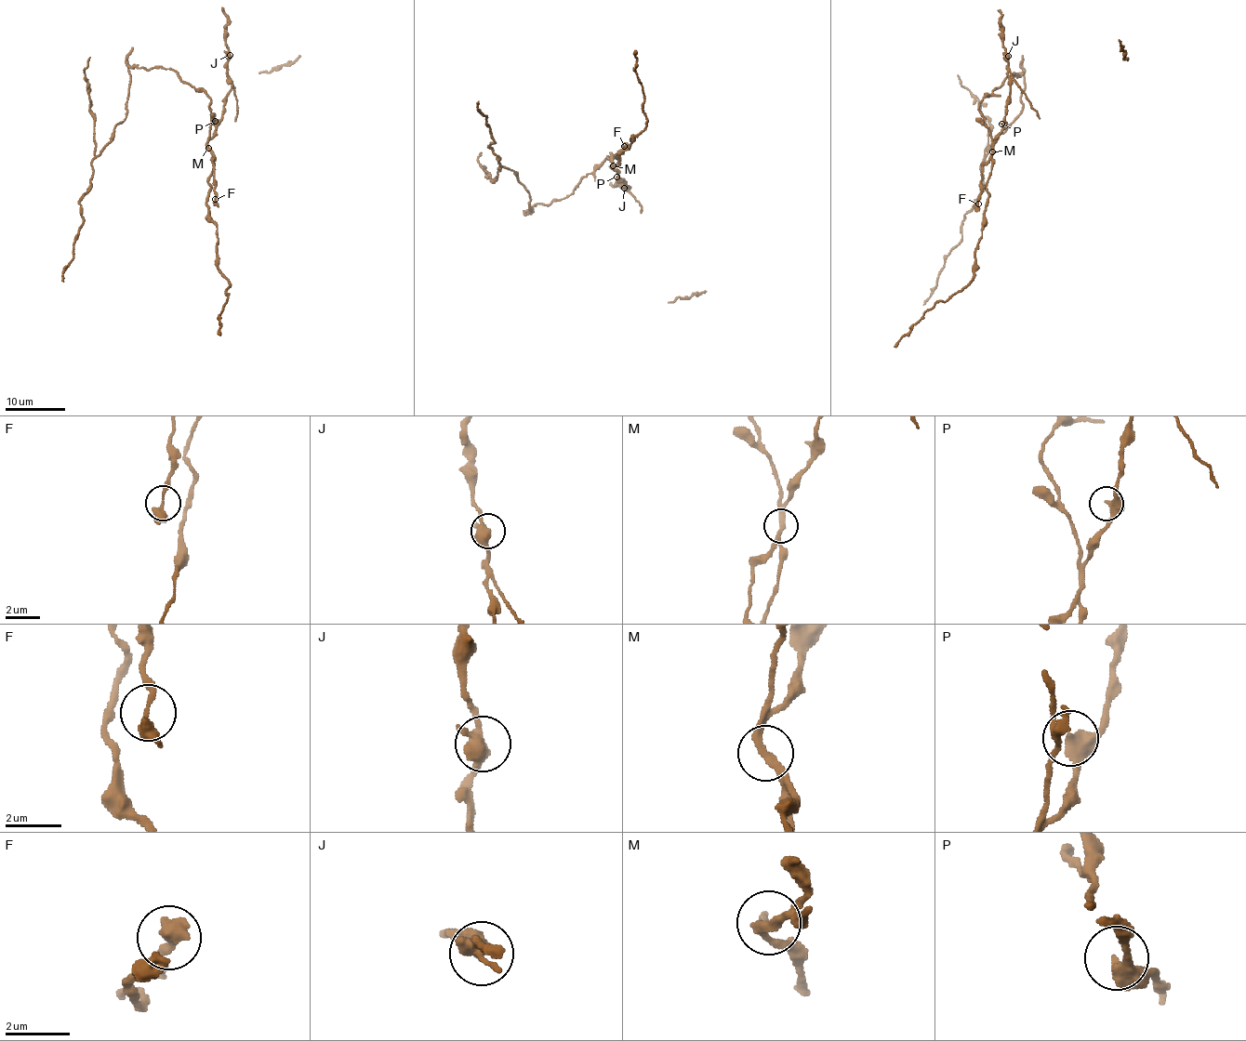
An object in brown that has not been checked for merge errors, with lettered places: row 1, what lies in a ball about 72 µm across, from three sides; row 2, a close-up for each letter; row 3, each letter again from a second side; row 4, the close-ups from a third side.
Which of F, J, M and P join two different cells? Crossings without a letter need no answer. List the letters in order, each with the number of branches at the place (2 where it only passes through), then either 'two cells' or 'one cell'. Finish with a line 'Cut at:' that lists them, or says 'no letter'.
F: branches 2; one cell
J: branches 3; one cell
M: branches 2; two cells
P: branches 3; one cell
Cut at: M

